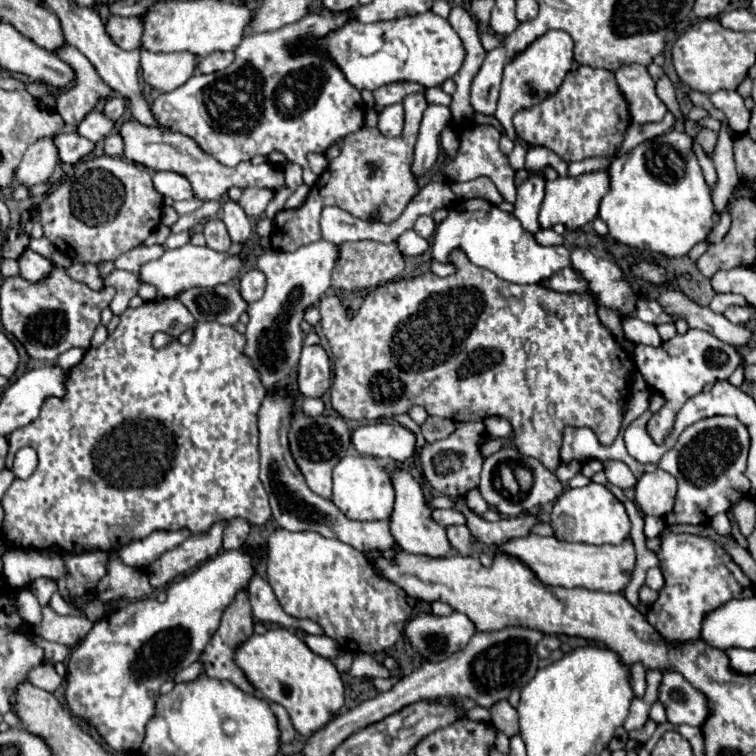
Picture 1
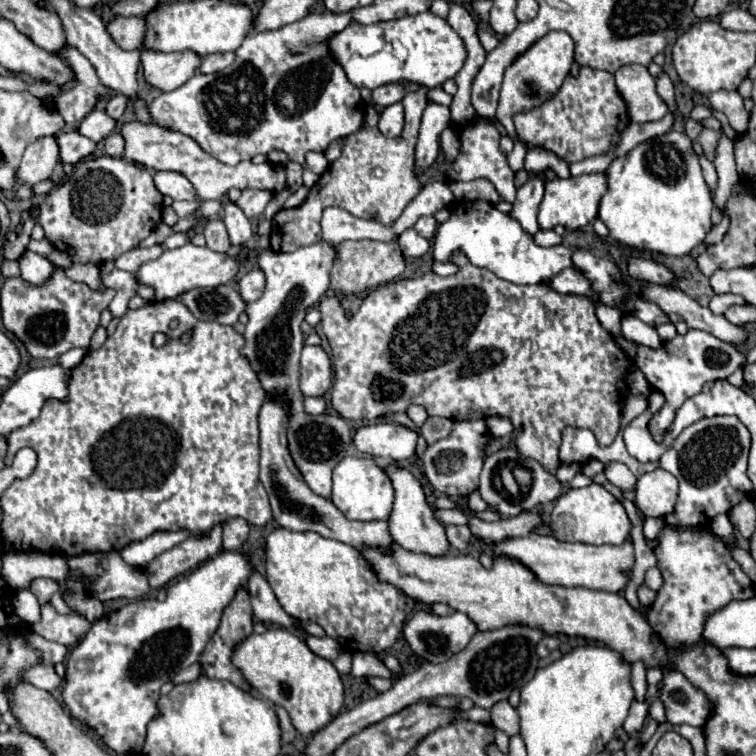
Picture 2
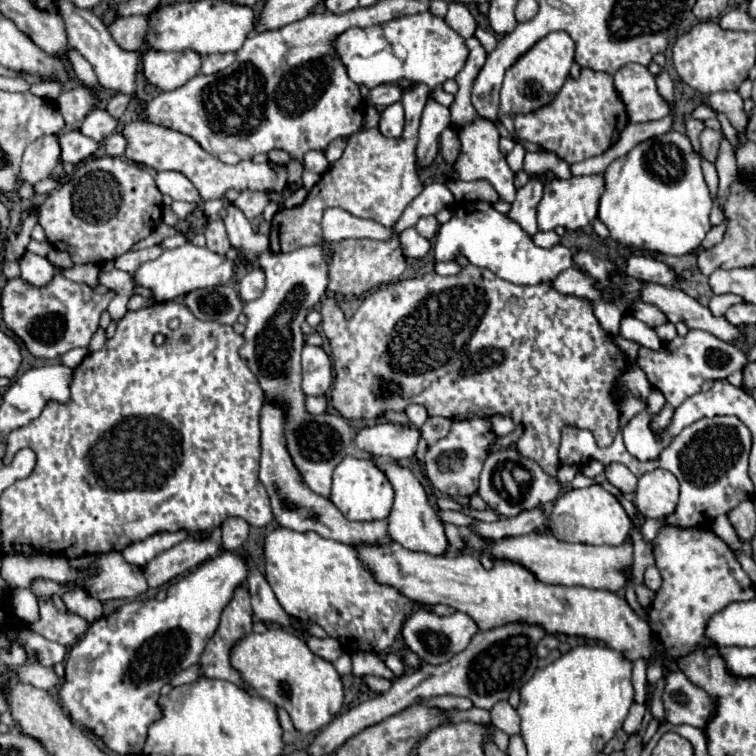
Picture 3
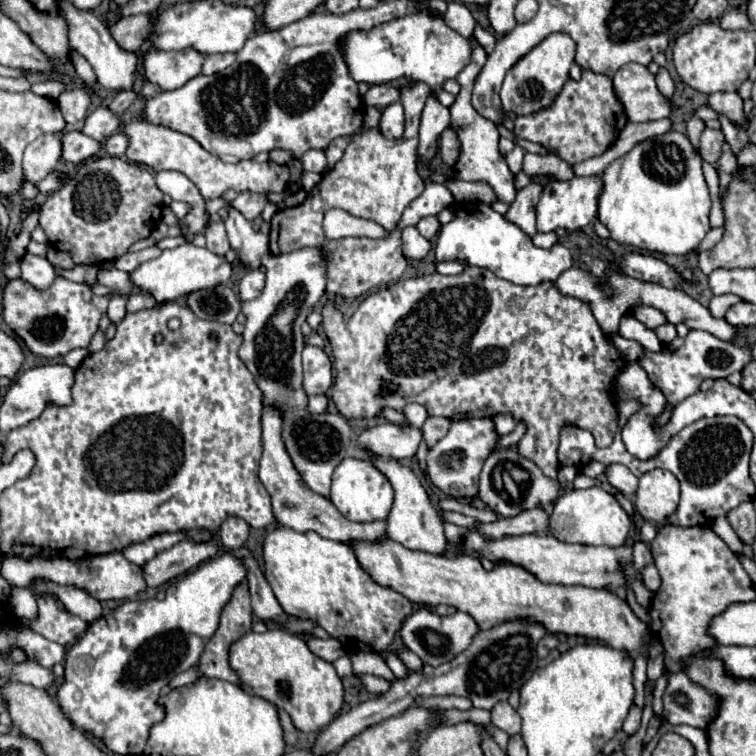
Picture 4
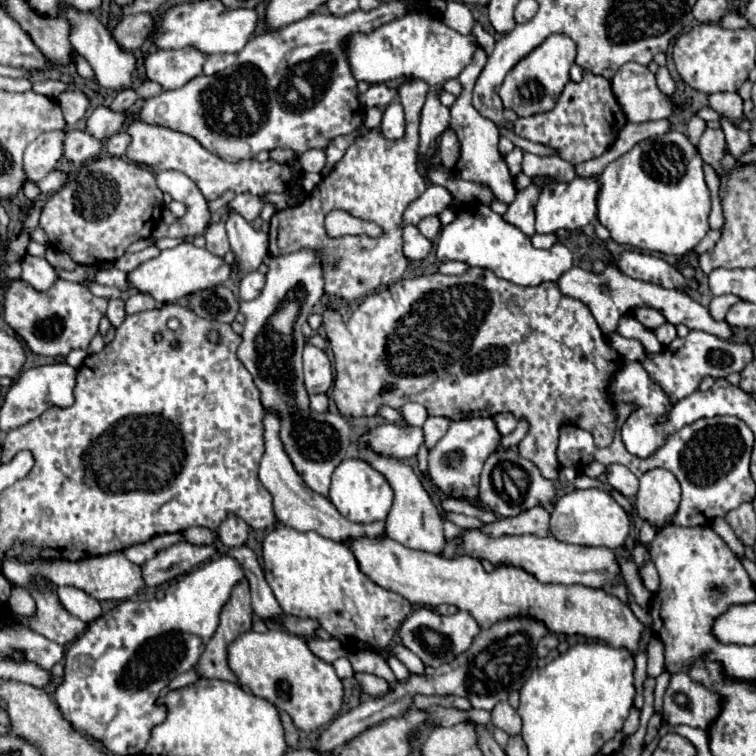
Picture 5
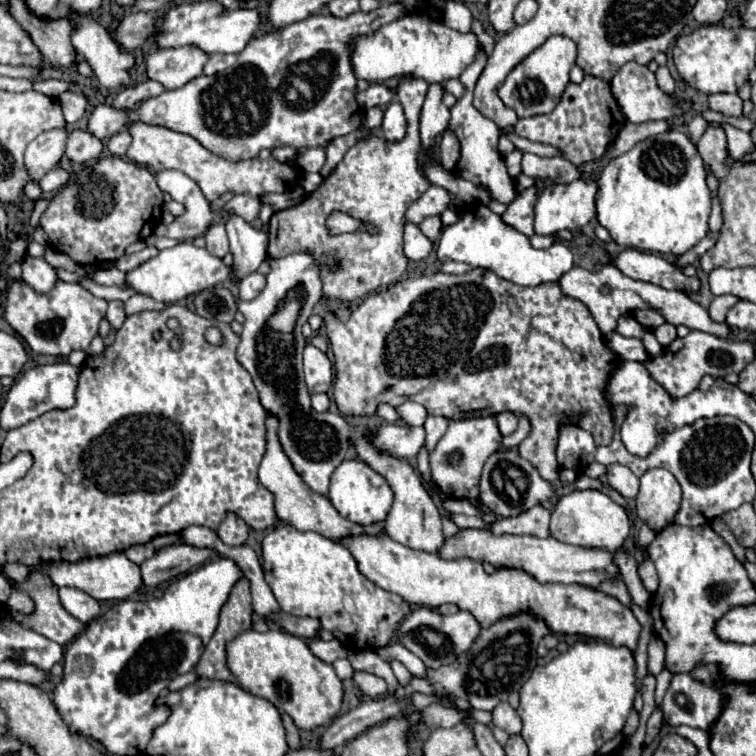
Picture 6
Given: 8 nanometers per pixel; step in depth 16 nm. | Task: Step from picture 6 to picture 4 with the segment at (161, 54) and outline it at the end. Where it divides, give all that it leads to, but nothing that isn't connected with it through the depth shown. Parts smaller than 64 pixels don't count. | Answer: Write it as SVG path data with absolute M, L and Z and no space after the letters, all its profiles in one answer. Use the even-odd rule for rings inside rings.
M194 48L184 50L156 50L144 56L144 74L150 82L160 84L162 90L176 90L190 78L202 72L204 54Z

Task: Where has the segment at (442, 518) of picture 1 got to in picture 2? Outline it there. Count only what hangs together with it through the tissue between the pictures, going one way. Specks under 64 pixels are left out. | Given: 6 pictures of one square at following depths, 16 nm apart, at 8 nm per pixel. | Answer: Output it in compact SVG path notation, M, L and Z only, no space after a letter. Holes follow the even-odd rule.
M436 510L436 518L446 526L446 524L456 524L456 526L468 526L470 518L460 512L460 510Z

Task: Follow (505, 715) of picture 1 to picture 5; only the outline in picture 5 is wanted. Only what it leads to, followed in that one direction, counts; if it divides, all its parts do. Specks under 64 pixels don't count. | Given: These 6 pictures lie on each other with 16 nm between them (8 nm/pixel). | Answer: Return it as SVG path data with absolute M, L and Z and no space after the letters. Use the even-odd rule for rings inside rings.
M508 702L496 704L496 708L492 710L492 724L502 728L508 734L520 734L520 730L522 730L522 720Z

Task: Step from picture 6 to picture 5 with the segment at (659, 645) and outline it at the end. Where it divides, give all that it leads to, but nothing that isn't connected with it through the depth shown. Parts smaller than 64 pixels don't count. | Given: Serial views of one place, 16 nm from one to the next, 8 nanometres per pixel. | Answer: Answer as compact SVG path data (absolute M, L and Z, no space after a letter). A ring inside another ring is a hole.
M652 636L648 642L648 674L658 676L664 670L664 644L658 636Z

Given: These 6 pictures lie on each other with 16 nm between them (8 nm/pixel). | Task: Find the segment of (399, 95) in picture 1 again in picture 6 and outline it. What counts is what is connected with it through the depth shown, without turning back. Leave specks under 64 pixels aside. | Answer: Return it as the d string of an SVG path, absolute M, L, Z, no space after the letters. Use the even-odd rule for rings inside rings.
M370 84L366 90L356 92L356 102L362 108L372 108L372 106L386 106L388 102L394 100L394 90L386 88L384 84Z

